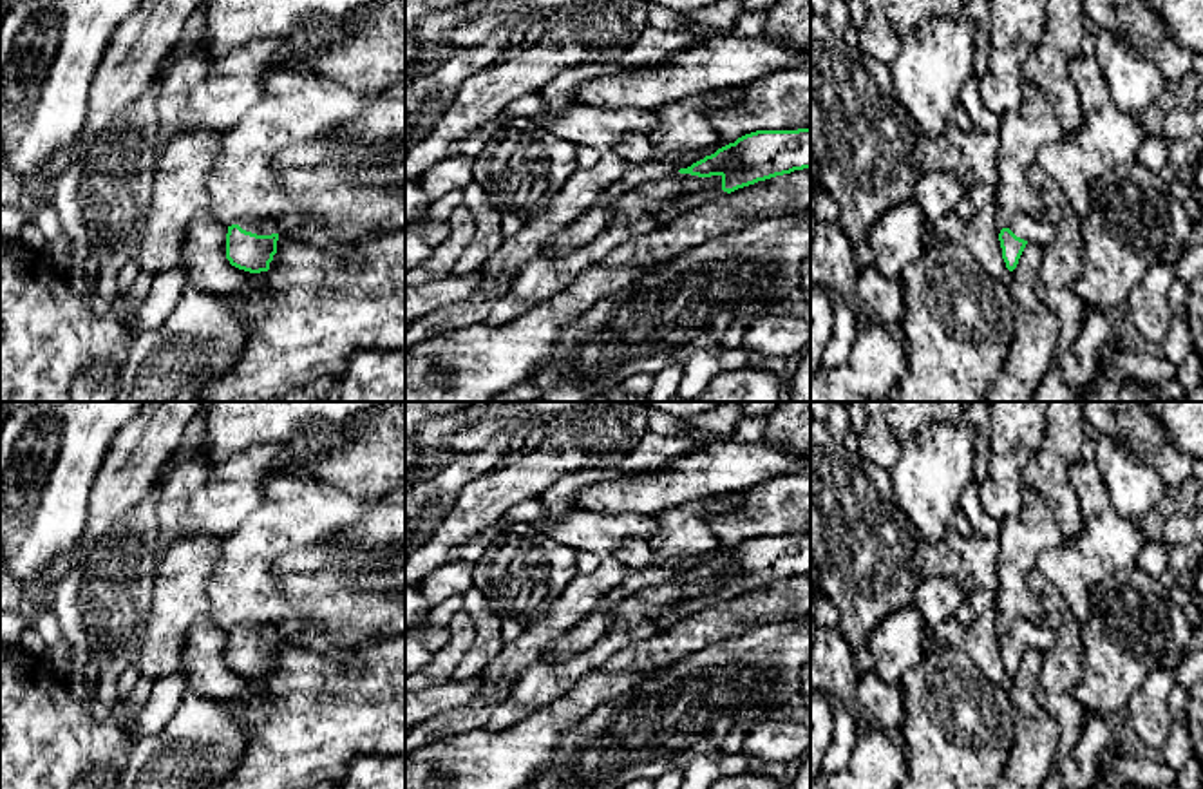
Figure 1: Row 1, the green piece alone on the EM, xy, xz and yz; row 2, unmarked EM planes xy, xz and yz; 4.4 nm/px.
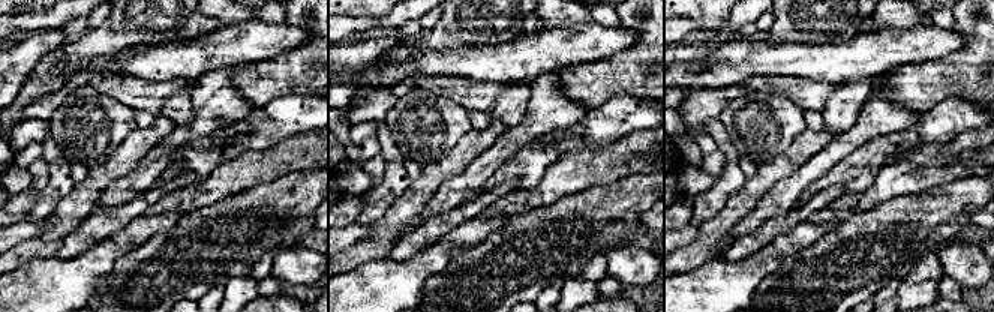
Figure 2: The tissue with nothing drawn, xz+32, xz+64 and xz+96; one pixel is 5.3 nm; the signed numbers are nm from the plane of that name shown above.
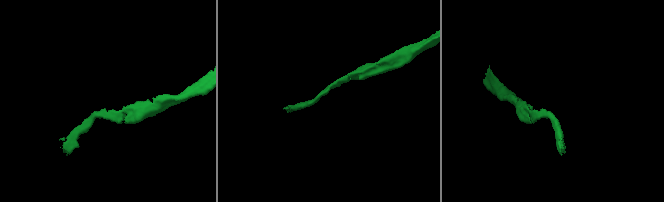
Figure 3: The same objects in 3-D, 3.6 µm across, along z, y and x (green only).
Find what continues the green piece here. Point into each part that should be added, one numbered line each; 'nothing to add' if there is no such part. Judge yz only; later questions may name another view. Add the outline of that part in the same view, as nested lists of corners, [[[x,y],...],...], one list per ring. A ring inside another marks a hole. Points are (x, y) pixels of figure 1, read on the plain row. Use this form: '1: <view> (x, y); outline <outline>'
1: yz (1024, 632); outline [[[1018,619],[1011,624],[1008,633],[1028,648],[1037,648],[1042,653],[1055,646],[1055,633],[1046,626],[1037,626],[1031,621]]]

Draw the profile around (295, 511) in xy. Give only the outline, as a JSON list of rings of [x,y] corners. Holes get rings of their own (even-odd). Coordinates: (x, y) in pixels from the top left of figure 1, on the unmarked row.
[[[279,474],[268,480],[260,487],[259,509],[223,536],[219,543],[217,568],[206,588],[212,621],[224,632],[232,632],[244,624],[260,626],[297,617],[279,586],[273,563],[286,552],[333,539],[355,525],[369,505],[373,503],[353,499],[313,476]]]

